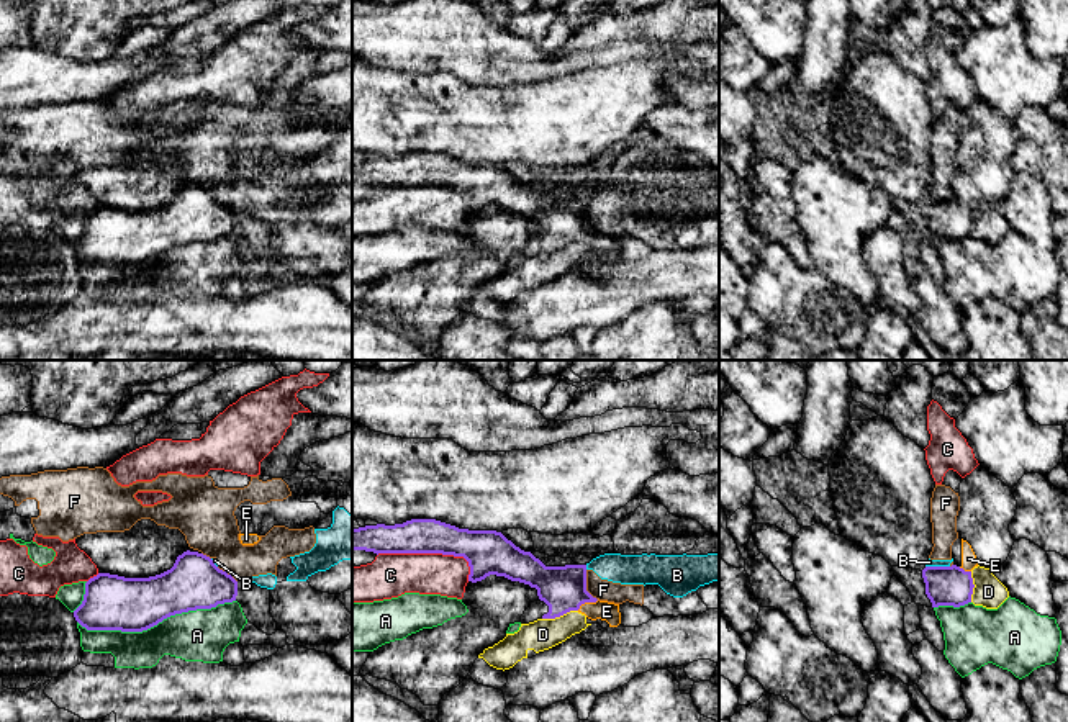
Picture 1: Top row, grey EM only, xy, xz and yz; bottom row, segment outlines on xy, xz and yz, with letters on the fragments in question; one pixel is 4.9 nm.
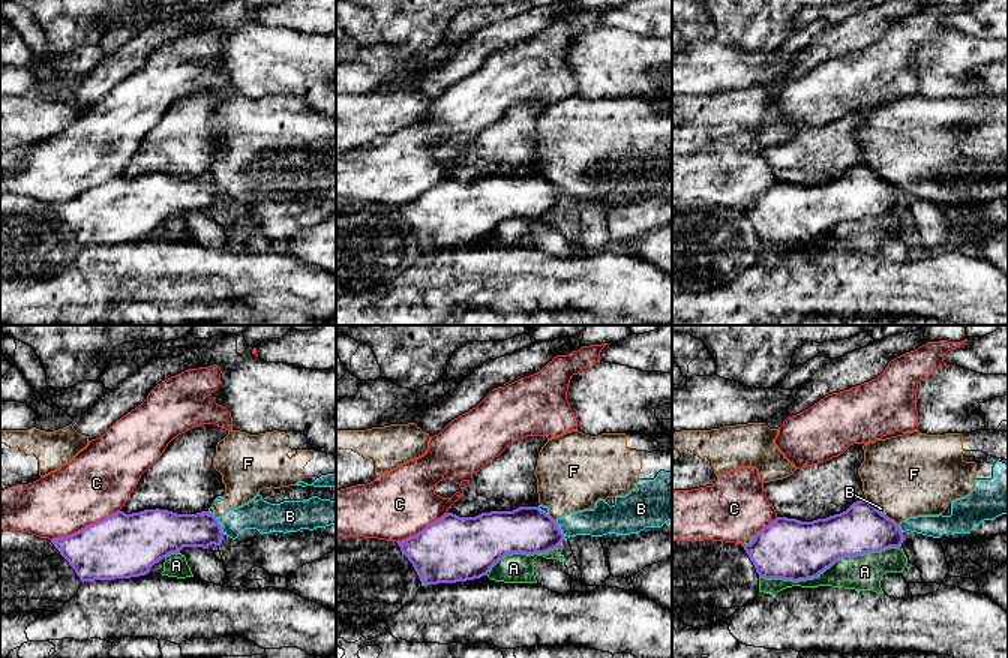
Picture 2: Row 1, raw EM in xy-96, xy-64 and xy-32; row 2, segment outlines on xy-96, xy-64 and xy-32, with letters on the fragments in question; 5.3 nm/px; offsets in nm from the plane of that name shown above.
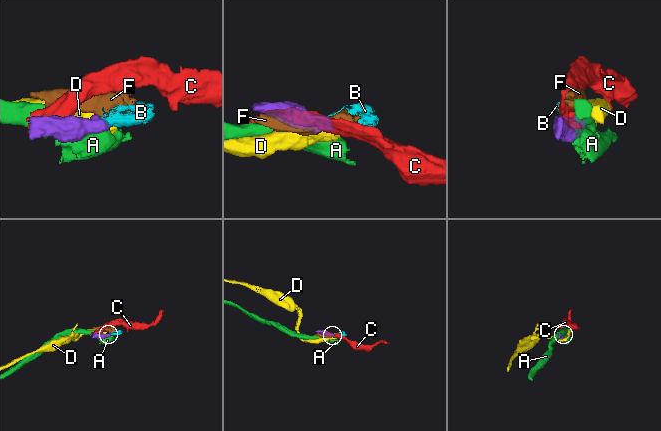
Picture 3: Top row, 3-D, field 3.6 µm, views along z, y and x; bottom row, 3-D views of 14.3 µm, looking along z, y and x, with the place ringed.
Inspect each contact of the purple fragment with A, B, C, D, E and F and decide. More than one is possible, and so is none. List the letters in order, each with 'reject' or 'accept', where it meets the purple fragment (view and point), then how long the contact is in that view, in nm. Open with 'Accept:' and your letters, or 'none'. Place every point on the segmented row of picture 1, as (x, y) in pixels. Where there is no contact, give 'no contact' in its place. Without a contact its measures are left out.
Accept: E
A: reject; meets purple in xy at (156, 624); contact 800 nm long
B: reject; meets purple in yz at (937, 567); contact 120 nm long
C: reject; meets purple in xz at (428, 552); contact 480 nm long
D: reject; meets purple in xz at (559, 616); contact 180 nm long
E: accept; meets purple in xz at (587, 601); contact 120 nm long
F: reject; meets purple in xz at (585, 585); contact 160 nm long

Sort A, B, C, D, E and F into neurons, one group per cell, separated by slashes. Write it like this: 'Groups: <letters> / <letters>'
Groups: A / B F / C / D / E

